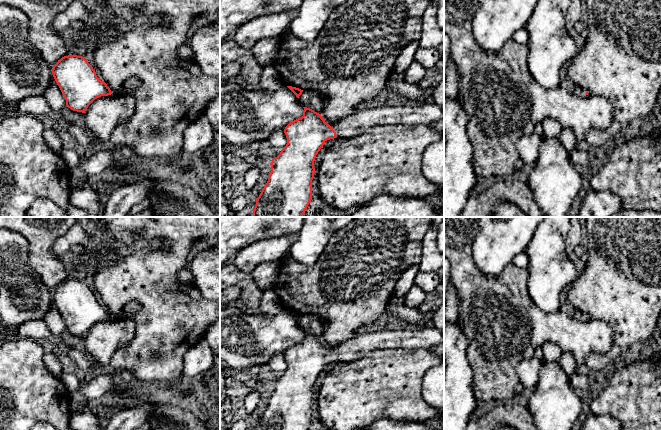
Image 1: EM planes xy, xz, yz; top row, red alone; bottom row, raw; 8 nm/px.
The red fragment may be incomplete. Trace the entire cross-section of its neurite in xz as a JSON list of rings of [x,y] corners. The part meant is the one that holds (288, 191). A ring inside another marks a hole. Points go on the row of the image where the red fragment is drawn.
[[[435,103],[421,106],[380,106],[371,109],[357,109],[353,114],[330,126],[321,114],[303,107],[303,116],[291,121],[284,129],[286,146],[272,159],[268,181],[262,189],[253,209],[253,217],[302,217],[312,198],[314,161],[327,140],[334,138],[355,138],[370,132],[378,126],[404,124],[416,126],[430,125],[444,120],[444,112]]]

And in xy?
[[[82,56],[62,57],[53,66],[52,73],[66,100],[66,106],[73,111],[85,113],[95,99],[112,94]]]

